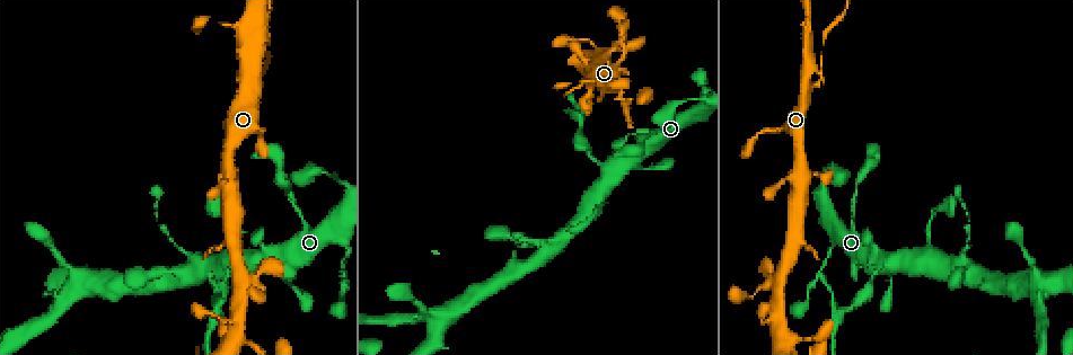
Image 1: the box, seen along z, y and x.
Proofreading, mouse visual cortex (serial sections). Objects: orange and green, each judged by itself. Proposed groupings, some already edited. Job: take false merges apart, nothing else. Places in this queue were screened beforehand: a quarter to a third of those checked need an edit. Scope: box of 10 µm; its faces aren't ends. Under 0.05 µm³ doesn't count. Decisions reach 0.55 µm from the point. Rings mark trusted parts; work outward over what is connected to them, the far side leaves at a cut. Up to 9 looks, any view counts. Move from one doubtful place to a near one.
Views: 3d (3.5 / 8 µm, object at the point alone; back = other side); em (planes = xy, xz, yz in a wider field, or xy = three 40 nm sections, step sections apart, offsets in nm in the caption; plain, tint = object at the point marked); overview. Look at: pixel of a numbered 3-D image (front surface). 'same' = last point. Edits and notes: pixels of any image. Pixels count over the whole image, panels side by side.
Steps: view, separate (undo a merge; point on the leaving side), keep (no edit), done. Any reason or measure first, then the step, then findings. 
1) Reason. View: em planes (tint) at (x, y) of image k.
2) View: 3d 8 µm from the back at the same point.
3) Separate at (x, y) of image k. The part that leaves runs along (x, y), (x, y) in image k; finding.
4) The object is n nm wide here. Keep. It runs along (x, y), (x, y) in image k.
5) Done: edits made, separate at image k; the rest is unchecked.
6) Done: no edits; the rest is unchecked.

Two arms in line, one across. View: 3d 3.5 µm at (257, 89) of image 1.

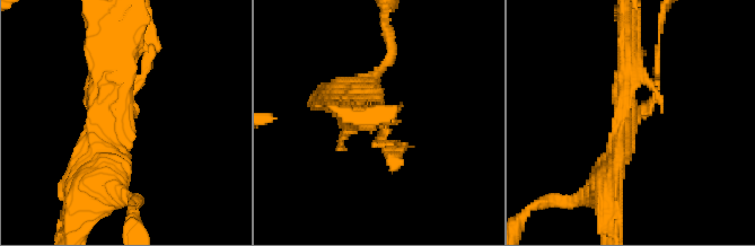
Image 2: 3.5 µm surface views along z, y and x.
Now the EM. View: em xy step 2 (tint) at (131, 116) of image 2.

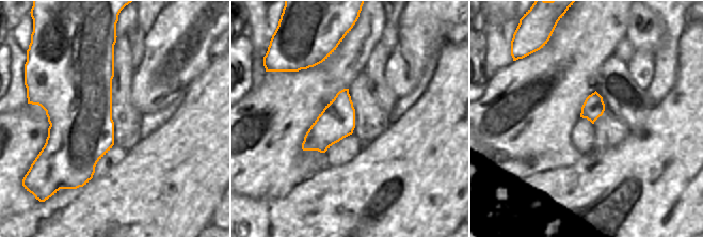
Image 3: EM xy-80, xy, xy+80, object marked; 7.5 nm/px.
Separate at (152, 51) of image 2. The part that leaves runs along (385, 143), (398, 143), (395, 169) in image 2; a second cell is stuck on.

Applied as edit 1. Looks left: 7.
View: overview.

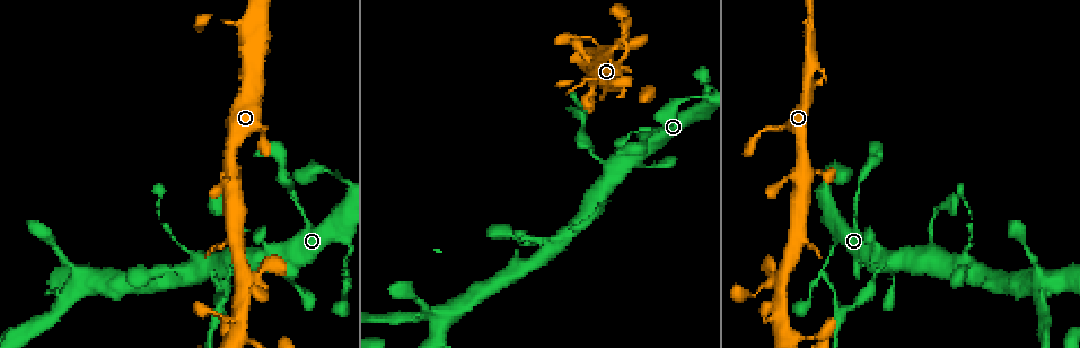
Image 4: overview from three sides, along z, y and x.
Side arm on a straight run. View: 3d 3.5 µm at (891, 265) of image 4.

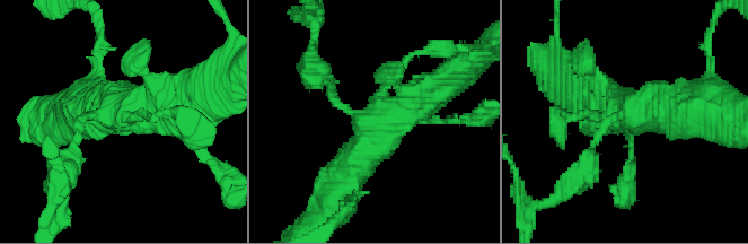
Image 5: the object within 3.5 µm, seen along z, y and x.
Separate at (73, 146) of image 5. The part that leaves runs along (87, 115), (60, 160), (60, 199) in image 5; a second cell is stuck on.

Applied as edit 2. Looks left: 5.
Four or more arms meet. View: 3d 8 µm at (782, 328) of image 4.

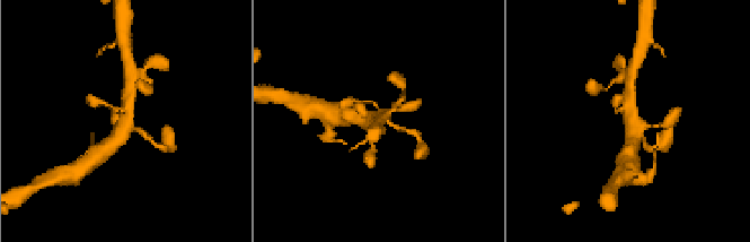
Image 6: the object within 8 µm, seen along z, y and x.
Shape alone is not enough. View: em planes (tint) at the same point.

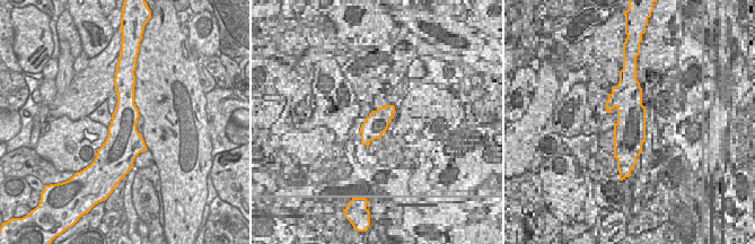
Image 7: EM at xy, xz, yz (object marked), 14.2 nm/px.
The object is 480 nm wide here. Keep. It runs along (628, 88), (631, 118), (649, 127), (660, 124) in image 6; all the same cell.

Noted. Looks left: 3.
Thin arm on a thick one. View: 3d 3.5 µm from the back at (73, 294) of image 4.

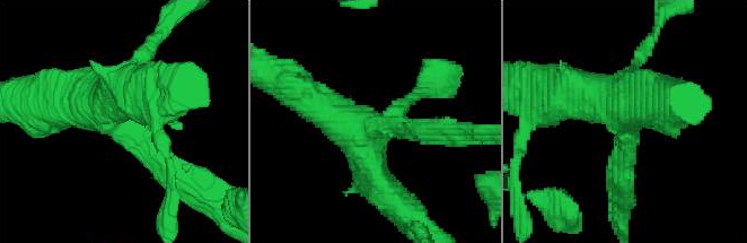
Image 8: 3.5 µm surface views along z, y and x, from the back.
Shape alone is not enough. View: em xy step 3 (tint) at (370, 128) of image 8.

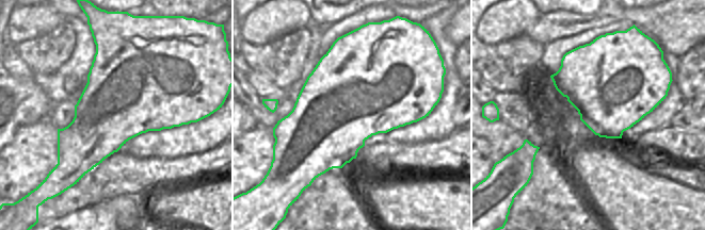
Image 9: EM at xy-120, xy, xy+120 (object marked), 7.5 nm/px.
Another direction. View: em xy step 5 (tint) at the same point.

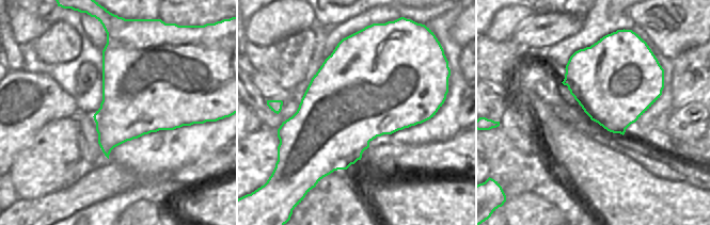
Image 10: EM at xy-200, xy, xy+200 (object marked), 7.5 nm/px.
Keep. Continuous, no second cell.

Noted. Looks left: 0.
Done: edits made, separate at image 2, separate at image 5; the rest is unchecked.

